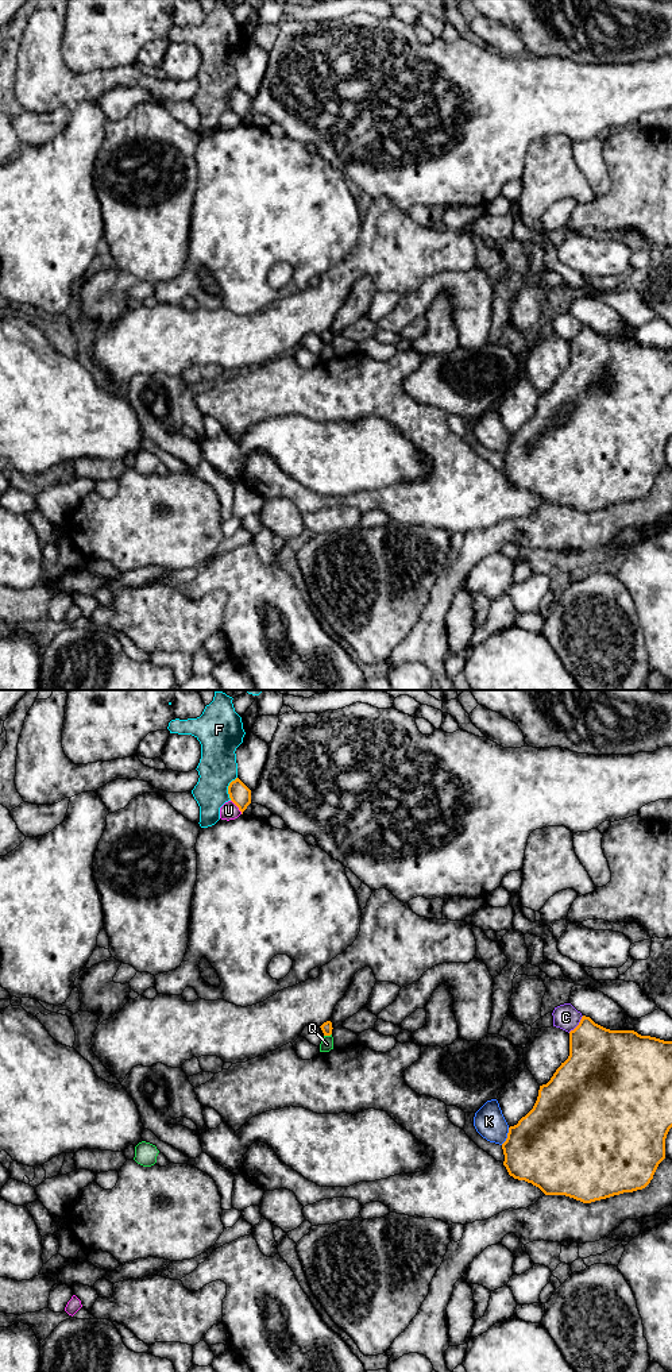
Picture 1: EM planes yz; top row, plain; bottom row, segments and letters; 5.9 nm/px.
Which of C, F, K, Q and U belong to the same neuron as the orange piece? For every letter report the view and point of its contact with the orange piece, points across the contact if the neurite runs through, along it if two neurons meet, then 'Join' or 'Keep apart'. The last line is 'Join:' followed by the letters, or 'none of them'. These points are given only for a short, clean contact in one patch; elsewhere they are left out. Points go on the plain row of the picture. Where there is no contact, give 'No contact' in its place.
C: Touches orange at yz (578, 334). Keep apart
F: Touches orange at yz (228, 97). Keep apart
K: Touches orange at yz (508, 444). Keep apart
Q: Touches orange at yz (327, 343). Boundary: yz (331, 342), (324, 345). Keep apart
U: Touches orange at yz (236, 114). Keep apart
Join: none of them

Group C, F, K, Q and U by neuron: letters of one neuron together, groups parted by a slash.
C / F / K / Q / U

